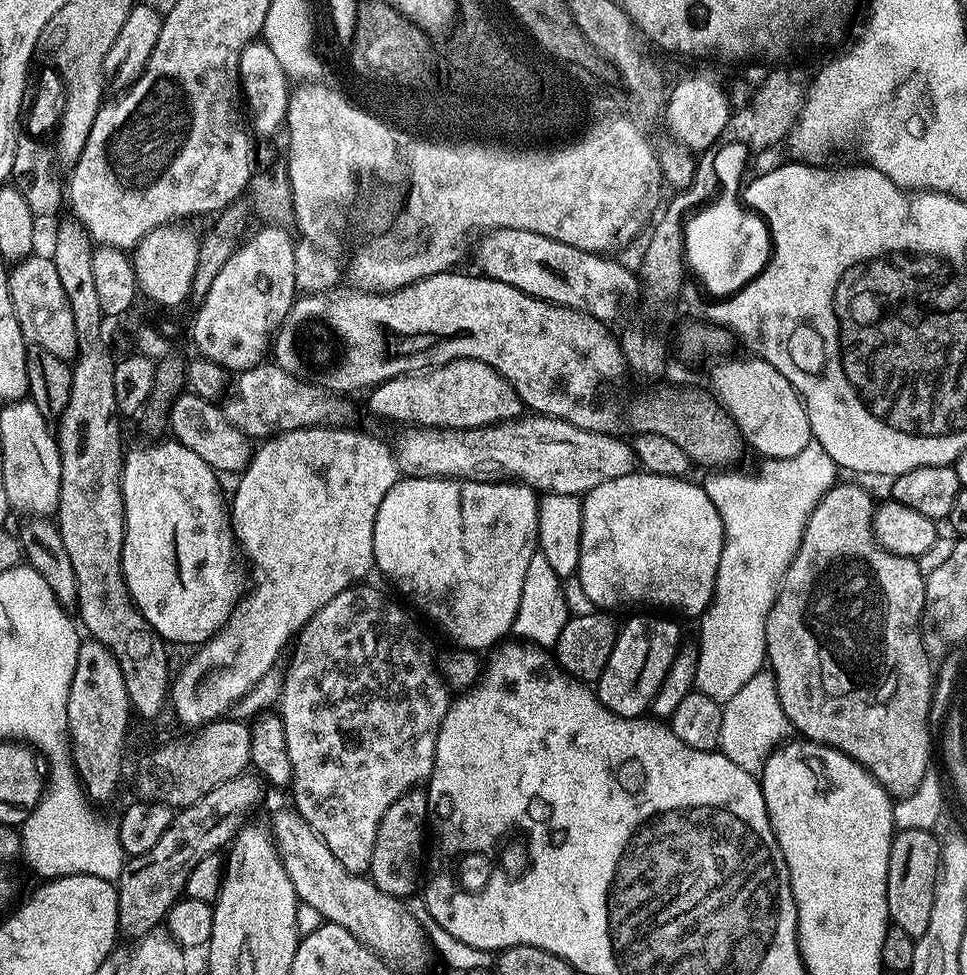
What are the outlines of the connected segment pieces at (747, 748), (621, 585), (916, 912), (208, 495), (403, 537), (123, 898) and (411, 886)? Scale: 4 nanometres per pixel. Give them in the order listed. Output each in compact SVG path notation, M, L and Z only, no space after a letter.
M768 670L755 672L748 682L723 701L722 707L724 713L719 751L730 758L734 766L742 766L742 770L753 774L763 773L764 763L789 739L790 733L788 719L778 698L775 676Z
M640 470L630 476L614 478L605 484L594 486L582 496L582 534L580 535L580 588L586 599L600 610L615 610L619 604L649 604L652 608L685 608L693 618L699 617L712 600L712 590L716 585L718 562L722 558L724 534L722 518L715 509L714 502L707 497L706 490L699 484L691 484L688 478L666 478Z
M906 830L897 831L892 837L888 859L888 915L891 923L902 926L902 930L913 938L926 934L926 926L930 926L930 912L934 910L936 884L942 871L942 844L936 841L936 835L935 831Z
M165 442L155 443L154 448L146 448L142 452L131 452L127 453L124 466L122 469L122 487L124 489L124 545L122 546L122 574L124 575L124 581L126 582L126 586L130 590L130 594L132 595L132 600L138 606L138 610L140 613L146 618L146 622L150 627L152 627L153 633L161 641L167 642L169 645L172 644L192 644L191 646L199 646L204 643L205 640L209 640L211 636L215 634L215 632L220 629L220 627L226 623L226 621L230 618L230 614L233 610L236 609L237 604L240 603L242 597L246 592L246 584L244 588L244 568L242 565L236 561L236 550L238 554L238 540L234 535L234 531L232 528L232 518L230 515L229 505L226 503L226 496L223 496L220 493L220 484L216 479L218 479L218 473L215 468L211 468L209 464L206 462L202 462L202 458L198 458L198 454L194 454L194 450L190 450L186 446L182 446L181 444L177 444L175 442L169 442L169 444L164 444Z
M415 478L397 479L396 485L382 498L378 514L374 518L374 538L372 539L372 559L375 567L421 612L429 616L450 639L464 650L491 649L501 641L506 632L513 631L516 612L519 610L520 595L523 590L524 575L527 572L529 557L524 554L524 547L533 543L538 532L538 496L527 484L519 482L481 482L479 480L454 480L437 478L418 480Z
M252 774L248 780L237 780L234 776L214 786L201 800L188 808L179 809L173 815L172 825L146 850L146 854L131 857L125 863L116 884L118 894L119 931L133 938L147 936L165 923L173 904L181 899L188 875L203 856L209 856L227 845L242 827L240 819L247 808L256 804L260 796L259 775Z
M413 786L407 791L402 792L396 800L392 801L384 810L384 815L380 817L380 825L376 830L374 846L370 854L370 866L367 875L372 883L378 886L388 896L397 898L408 898L412 891L419 889L422 884L422 868L420 872L420 863L425 863L426 852L424 856L424 828L429 827L430 813L428 811L428 793L423 787Z

